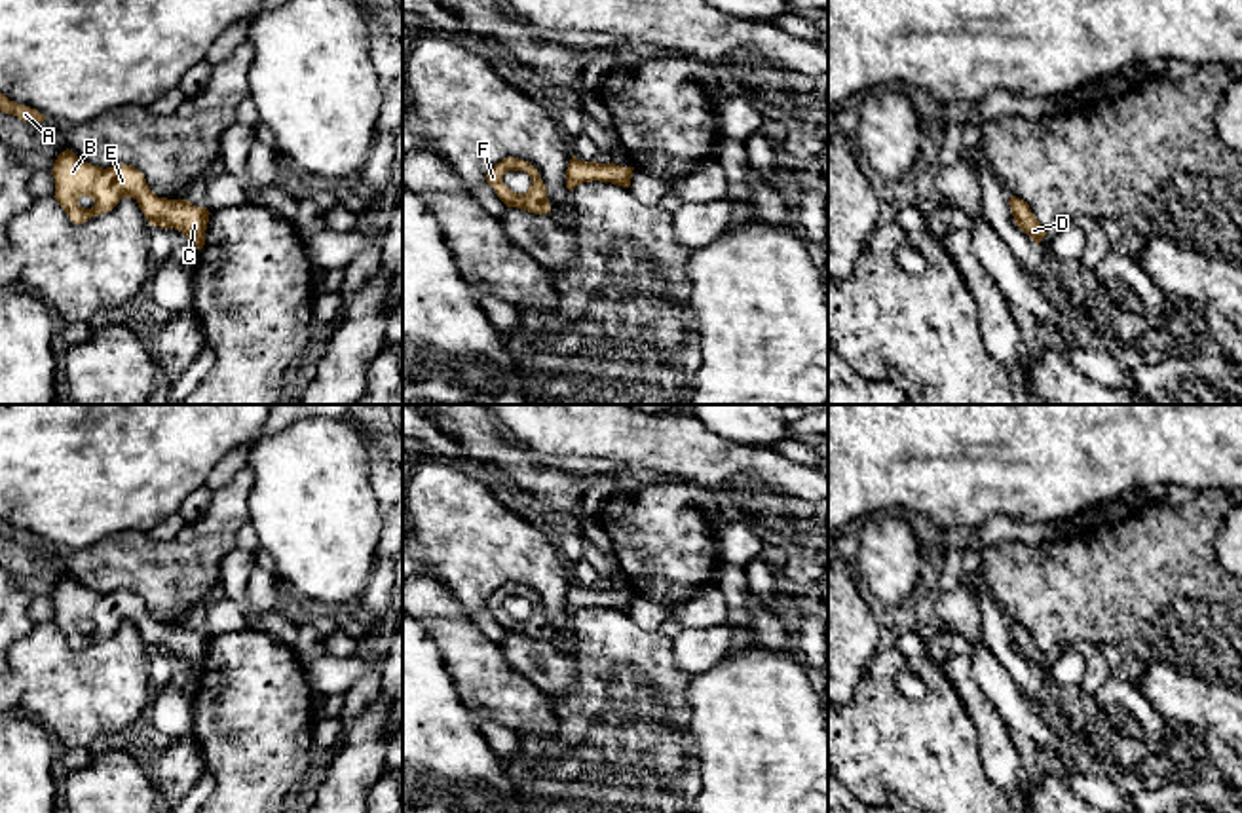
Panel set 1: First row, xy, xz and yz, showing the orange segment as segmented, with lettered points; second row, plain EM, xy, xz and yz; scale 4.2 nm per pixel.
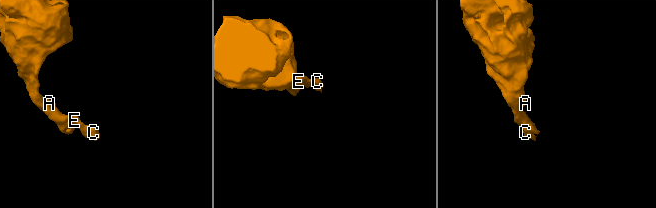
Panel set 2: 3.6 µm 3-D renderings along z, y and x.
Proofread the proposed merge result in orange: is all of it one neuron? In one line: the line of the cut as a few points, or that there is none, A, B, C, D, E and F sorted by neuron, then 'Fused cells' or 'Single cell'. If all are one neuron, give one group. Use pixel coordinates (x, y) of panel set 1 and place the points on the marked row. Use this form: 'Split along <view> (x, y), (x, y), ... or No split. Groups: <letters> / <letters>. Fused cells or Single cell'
No split. Groups: A B C D E F. Single cell

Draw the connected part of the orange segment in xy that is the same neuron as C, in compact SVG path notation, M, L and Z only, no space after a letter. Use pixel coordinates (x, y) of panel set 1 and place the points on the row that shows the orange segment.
M66 148L57 156L51 175L55 179L53 198L74 224L112 211L122 198L133 198L150 226L175 228L199 251L205 245L211 215L207 207L196 207L188 199L158 198L133 165L122 163L103 169Z

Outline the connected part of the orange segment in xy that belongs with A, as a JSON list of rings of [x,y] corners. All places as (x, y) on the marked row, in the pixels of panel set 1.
[[[0,93],[0,110],[6,114],[13,114],[19,120],[28,122],[28,123],[40,123],[46,120],[46,116],[40,114],[36,108],[17,104],[9,101],[4,93]]]

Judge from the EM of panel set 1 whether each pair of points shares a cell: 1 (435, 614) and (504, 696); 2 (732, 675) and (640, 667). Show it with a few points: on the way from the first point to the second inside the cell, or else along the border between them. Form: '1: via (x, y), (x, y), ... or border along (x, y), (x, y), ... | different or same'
1: via (456, 635), (483, 675) | same
2: border along (694, 675), (686, 692), (690, 718) | different

